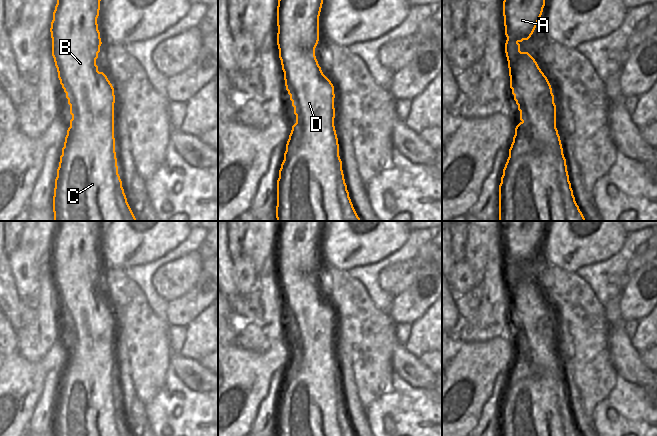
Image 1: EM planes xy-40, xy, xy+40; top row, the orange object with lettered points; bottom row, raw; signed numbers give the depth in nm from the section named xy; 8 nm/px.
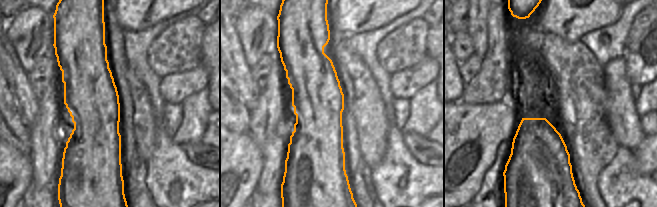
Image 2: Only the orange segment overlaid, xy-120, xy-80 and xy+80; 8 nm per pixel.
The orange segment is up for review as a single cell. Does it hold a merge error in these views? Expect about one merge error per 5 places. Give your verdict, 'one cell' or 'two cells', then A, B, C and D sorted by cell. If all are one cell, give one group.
one cell; groups A B C D

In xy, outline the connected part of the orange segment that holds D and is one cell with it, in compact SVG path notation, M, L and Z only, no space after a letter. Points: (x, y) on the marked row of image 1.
M278 0L277 45L296 123L292 126L277 180L277 221L361 221L349 197L339 156L339 144L334 126L334 86L323 74L315 56L315 48L319 41L319 16L322 4L323 0Z

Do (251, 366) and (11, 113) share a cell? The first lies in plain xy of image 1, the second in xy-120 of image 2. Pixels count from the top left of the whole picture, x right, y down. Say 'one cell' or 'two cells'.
two cells

